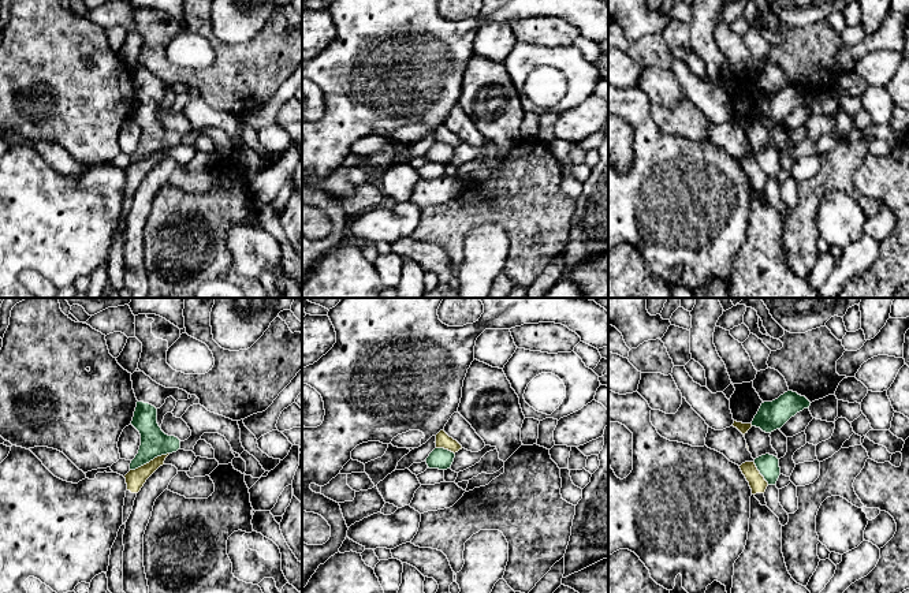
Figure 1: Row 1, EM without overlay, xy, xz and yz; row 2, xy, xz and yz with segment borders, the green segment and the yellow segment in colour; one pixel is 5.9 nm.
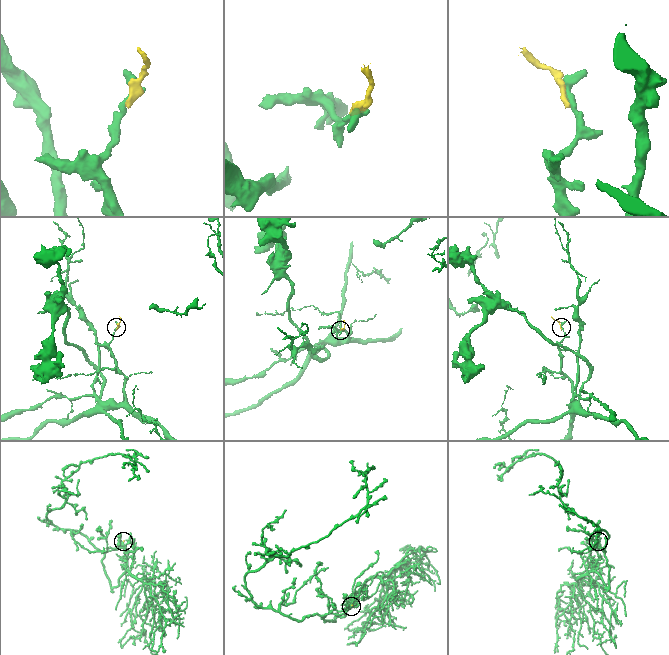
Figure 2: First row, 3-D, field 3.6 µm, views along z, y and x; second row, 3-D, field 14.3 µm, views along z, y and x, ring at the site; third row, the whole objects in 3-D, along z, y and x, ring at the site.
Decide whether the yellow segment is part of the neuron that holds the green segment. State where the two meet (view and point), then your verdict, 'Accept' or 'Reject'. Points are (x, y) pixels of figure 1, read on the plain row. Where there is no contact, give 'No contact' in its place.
Touches green at xy (149, 155). Reject

